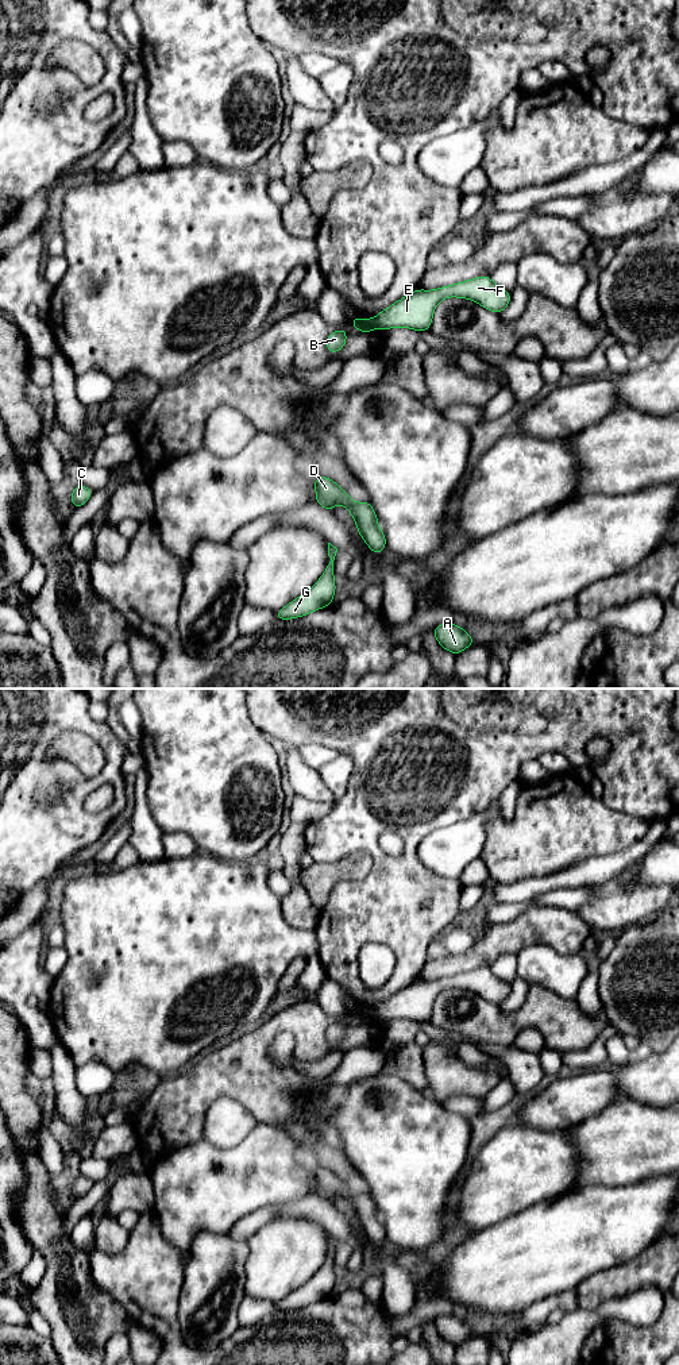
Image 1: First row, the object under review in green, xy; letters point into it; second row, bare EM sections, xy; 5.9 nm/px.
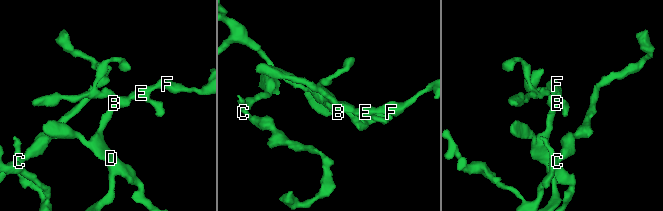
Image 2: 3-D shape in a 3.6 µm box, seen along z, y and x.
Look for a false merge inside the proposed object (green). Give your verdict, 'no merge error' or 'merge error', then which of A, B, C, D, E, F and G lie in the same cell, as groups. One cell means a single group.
merge error; groups A B C D G / E F

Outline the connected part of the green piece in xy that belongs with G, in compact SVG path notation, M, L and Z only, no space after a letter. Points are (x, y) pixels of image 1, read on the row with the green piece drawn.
M328 543L329 559L321 578L309 590L278 610L275 613L275 620L297 618L332 604L336 591L333 577L333 560L336 552L337 548Z

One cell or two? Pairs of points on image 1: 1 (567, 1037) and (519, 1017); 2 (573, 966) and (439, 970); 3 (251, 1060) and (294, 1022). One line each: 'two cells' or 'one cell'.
1: one cell
2: two cells
3: one cell

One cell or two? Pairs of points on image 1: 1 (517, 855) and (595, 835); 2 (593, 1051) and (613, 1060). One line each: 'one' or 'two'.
1: one
2: two

